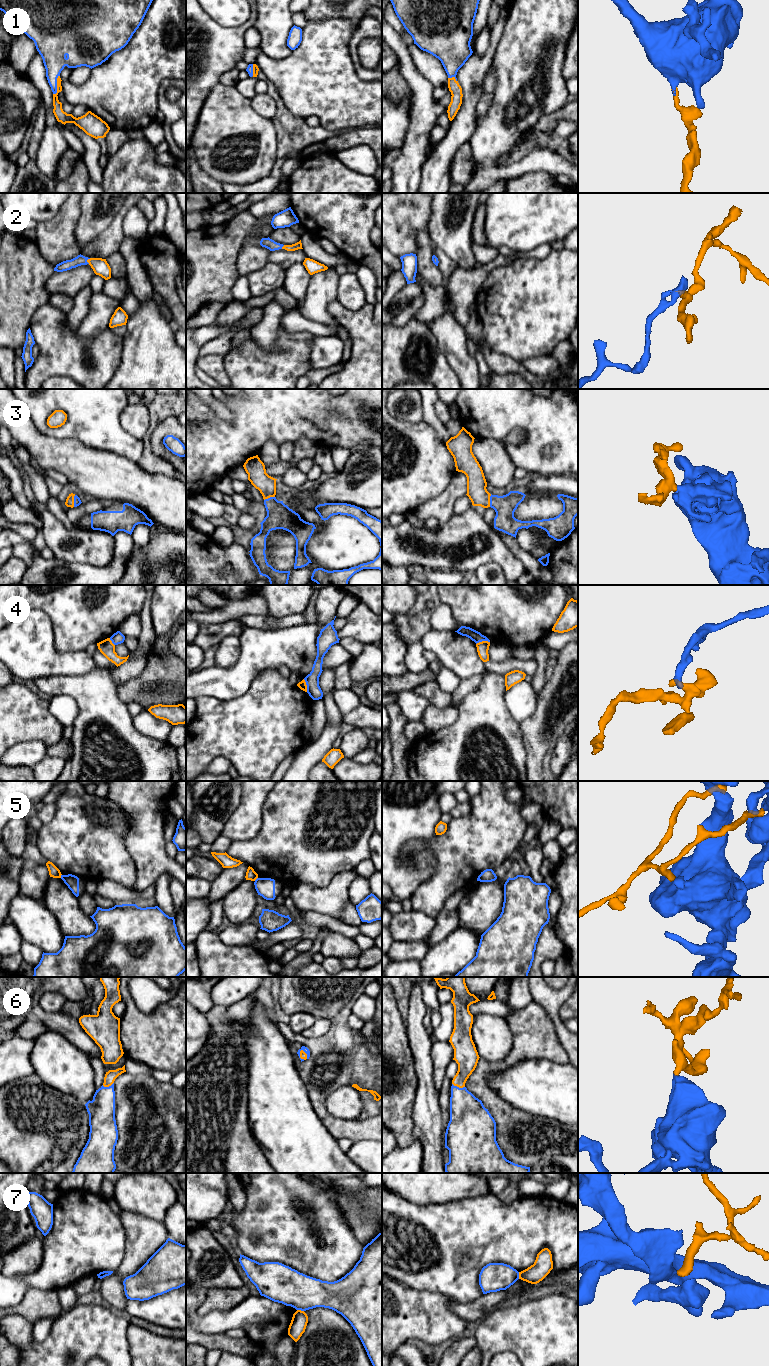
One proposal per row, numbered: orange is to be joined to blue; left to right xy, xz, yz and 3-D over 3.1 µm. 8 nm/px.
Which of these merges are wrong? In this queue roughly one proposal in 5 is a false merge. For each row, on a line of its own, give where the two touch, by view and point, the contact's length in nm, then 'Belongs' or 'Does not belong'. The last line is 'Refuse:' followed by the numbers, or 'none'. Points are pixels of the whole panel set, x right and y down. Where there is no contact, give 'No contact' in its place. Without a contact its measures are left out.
1: Touches blue at xy (56, 85). Shared border 170 nm. Belongs
2: Touches blue at xy (87, 259). Shared border 50 nm. Belongs
3: Touches blue at yz (490, 500). Shared border 110 nm. Belongs
4: Touches blue at yz (482, 640). Shared border 110 nm. Does not belong
5: Touches blue at xy (61, 876). Shared border 30 nm. Does not belong
6: Touches blue at yz (458, 1087). Shared border 110 nm. Belongs
7: Touches blue at xz (300, 1309). Shared border 60 nm. Does not belong
Refuse: 4, 5, 7

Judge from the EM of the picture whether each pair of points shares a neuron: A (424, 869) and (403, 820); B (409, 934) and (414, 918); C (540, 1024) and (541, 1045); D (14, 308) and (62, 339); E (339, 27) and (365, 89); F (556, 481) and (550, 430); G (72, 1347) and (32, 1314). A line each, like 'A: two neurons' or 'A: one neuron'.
A: one neuron
B: one neuron
C: one neuron
D: two neurons
E: one neuron
F: two neurons
G: two neurons

